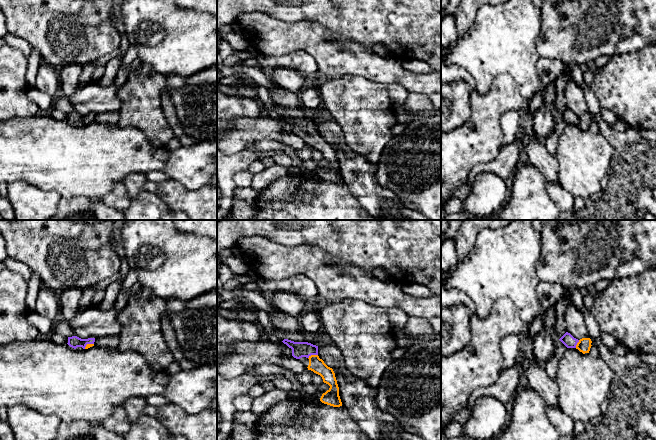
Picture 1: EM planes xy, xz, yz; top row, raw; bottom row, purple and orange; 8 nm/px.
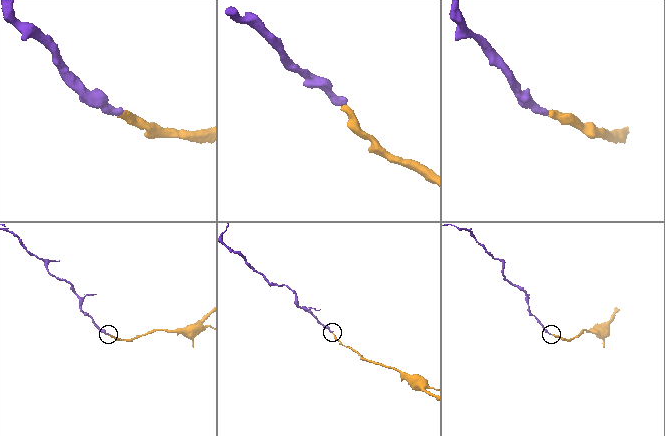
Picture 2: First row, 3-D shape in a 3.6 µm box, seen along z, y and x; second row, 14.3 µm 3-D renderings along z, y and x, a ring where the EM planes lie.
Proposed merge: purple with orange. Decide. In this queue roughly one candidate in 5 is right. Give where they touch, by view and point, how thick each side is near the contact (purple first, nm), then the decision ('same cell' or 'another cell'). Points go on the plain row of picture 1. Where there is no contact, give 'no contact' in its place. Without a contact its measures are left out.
meets purple in xz at (312, 130); 130 nm thick on the purple side, 120 nm on the other; same cell

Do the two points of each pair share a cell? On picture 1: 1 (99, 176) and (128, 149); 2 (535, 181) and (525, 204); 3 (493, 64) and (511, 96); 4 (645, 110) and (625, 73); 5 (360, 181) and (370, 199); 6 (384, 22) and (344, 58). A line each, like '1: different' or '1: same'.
1: same
2: same
3: different
4: same
5: same
6: different

